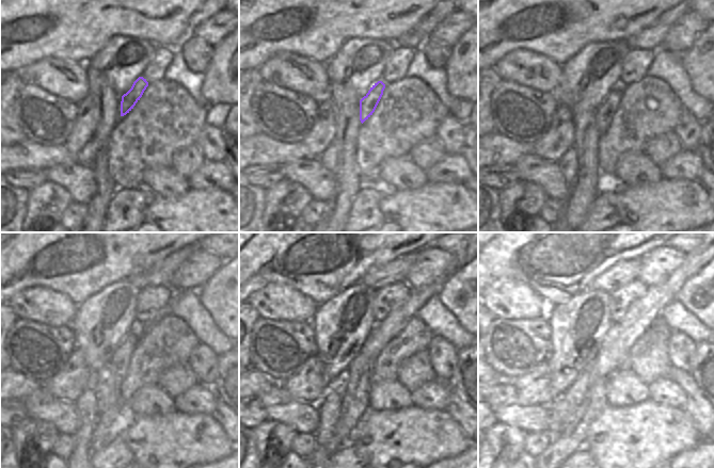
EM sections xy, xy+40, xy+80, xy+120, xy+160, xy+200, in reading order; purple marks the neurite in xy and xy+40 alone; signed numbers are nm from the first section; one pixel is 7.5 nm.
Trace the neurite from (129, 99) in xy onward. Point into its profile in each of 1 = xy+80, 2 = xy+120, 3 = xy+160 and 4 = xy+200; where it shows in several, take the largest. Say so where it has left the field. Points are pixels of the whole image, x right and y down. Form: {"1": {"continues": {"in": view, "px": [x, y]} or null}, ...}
{"1": {"continues": {"in": "xy+80", "px": [608, 106]}}, "2": {"continues": {"in": "xy+120", "px": [120, 364]}}, "3": {"continues": {"in": "xy+160", "px": [355, 397]}}, "4": {"continues": {"in": "xy+200", "px": [564, 445]}}}

